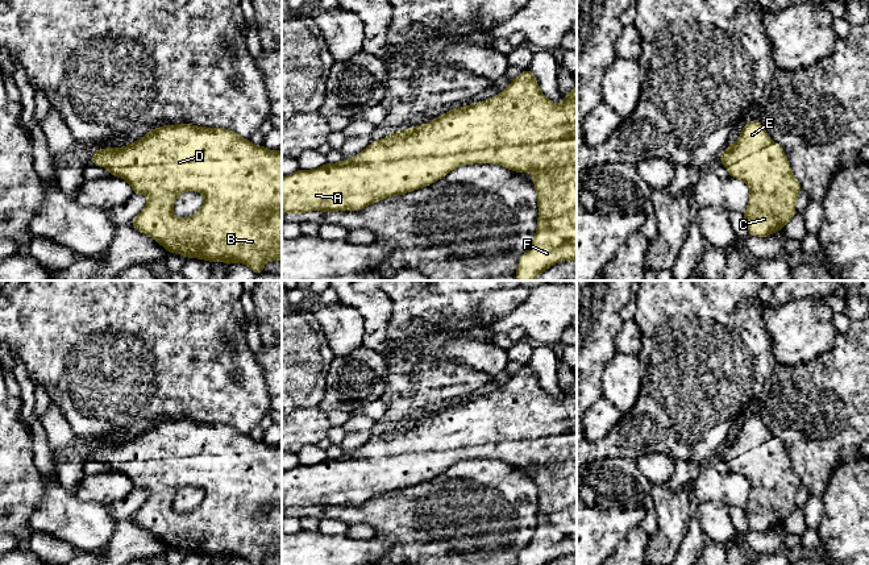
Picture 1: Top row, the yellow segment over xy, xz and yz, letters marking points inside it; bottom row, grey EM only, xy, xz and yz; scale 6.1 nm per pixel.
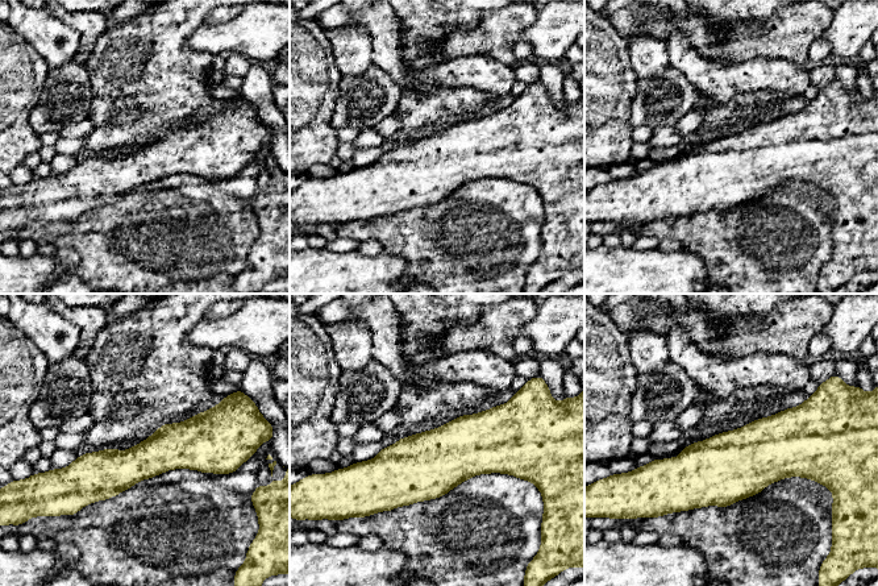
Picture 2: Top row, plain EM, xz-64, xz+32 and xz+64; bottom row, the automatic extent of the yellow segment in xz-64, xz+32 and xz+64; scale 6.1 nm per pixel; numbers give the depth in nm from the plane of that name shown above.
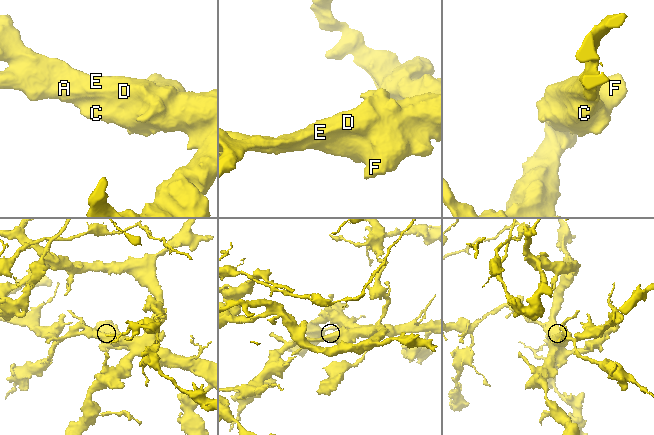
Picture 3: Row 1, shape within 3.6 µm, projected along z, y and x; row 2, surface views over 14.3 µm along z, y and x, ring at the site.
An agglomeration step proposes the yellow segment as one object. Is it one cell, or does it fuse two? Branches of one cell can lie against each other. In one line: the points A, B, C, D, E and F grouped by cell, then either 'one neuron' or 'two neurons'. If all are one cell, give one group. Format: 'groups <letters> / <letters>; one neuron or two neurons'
groups A B C D E F; one neuron

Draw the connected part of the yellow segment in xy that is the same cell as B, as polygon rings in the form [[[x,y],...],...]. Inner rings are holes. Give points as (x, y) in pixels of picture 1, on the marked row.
[[[178,124],[150,129],[145,137],[124,148],[96,150],[92,153],[92,165],[103,166],[113,176],[125,179],[133,195],[147,195],[145,208],[130,224],[167,252],[211,262],[241,262],[257,275],[263,273],[266,261],[282,261],[282,150],[270,151],[263,145],[255,146],[229,129]],[[190,190],[201,192],[204,203],[194,216],[178,219],[172,205],[182,192]]]

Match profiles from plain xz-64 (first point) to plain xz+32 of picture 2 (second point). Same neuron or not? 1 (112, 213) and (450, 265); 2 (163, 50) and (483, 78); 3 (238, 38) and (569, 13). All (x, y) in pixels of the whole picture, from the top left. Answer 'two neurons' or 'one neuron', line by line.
1: one neuron
2: two neurons
3: one neuron

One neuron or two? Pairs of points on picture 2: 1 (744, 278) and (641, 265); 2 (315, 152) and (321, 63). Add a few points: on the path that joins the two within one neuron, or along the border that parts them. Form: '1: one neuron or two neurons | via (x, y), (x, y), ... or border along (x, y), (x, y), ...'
1: two neurons | border along (685, 250), (695, 253), (703, 261), (710, 279)
2: one neuron | via (313, 129), (313, 86)

